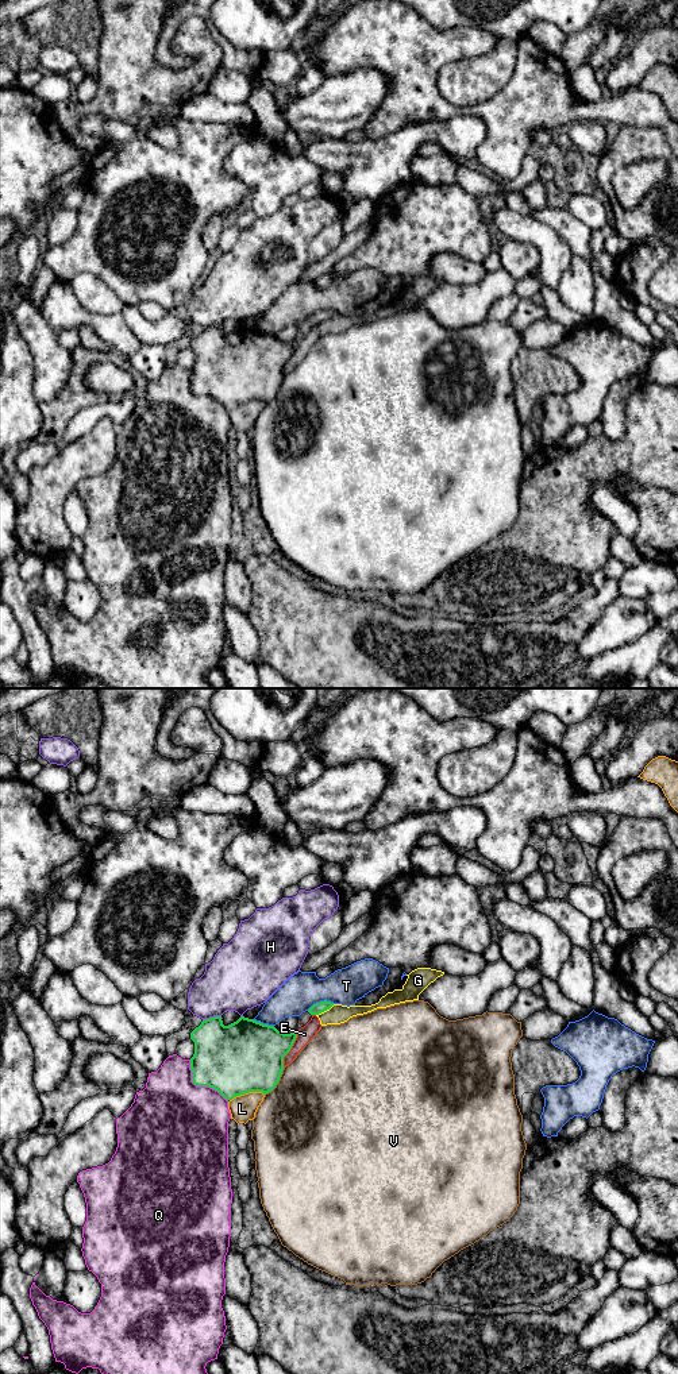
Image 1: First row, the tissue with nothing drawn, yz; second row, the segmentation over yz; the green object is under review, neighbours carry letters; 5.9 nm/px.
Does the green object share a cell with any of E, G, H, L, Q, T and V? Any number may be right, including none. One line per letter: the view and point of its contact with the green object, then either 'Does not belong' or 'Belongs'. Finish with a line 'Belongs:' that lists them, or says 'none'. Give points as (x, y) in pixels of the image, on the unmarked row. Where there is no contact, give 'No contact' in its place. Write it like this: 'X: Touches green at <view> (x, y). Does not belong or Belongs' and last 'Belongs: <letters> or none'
E: Touches green at yz (291, 356). Does not belong
G: Touches green at yz (324, 319). Does not belong
H: Touches green at yz (211, 327). Does not belong
L: Touches green at yz (246, 401). Does not belong
Q: Touches green at yz (199, 394). Does not belong
T: Touches green at yz (320, 311). Does not belong
V: Touches green at yz (278, 389). Does not belong
Belongs: none

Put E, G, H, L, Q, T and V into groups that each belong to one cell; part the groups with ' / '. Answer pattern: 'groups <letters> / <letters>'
groups E G / H / L / Q / T / V

